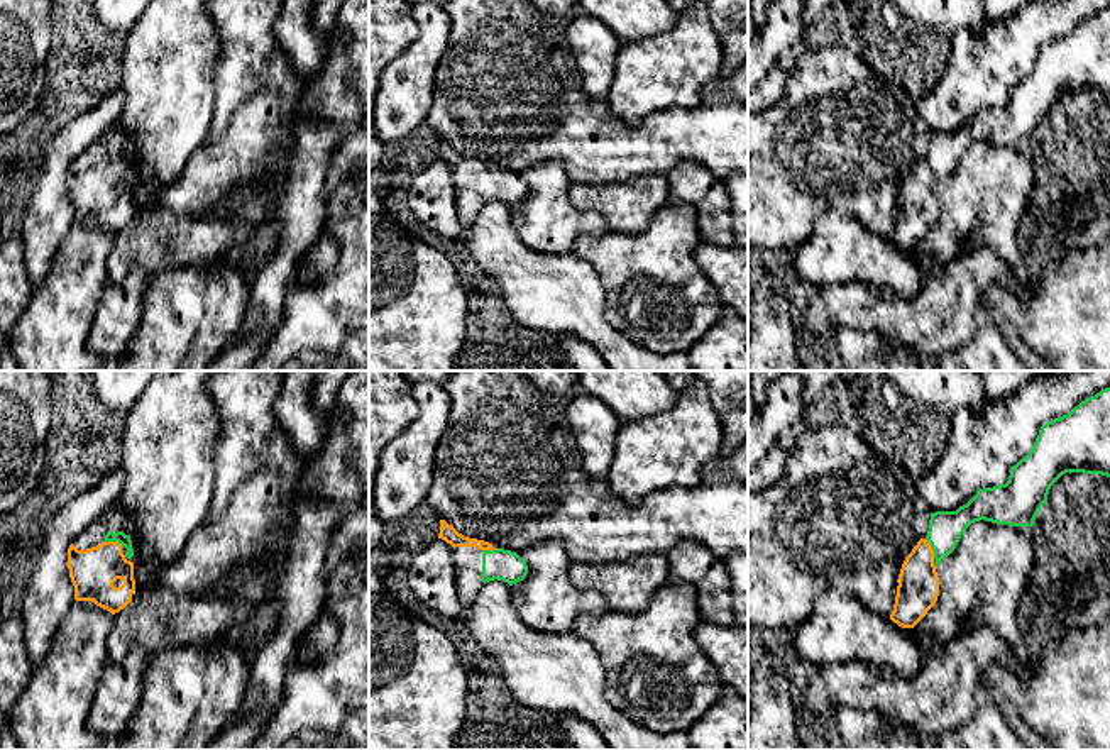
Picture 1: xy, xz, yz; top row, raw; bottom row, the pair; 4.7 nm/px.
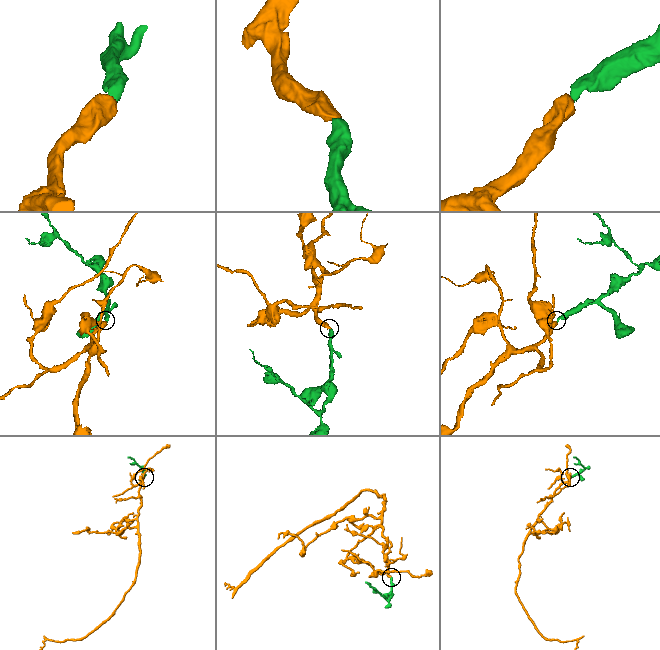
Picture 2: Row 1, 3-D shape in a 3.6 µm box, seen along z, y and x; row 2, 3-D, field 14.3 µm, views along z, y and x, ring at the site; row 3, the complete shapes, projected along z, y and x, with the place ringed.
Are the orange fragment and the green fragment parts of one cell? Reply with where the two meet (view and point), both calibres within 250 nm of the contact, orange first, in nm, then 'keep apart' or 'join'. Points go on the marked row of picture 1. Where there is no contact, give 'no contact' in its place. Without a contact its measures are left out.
yz (931, 549) | 200/160 nm | join

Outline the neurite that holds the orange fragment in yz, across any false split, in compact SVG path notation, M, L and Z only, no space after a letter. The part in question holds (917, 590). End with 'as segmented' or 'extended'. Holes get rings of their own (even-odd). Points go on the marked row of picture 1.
M1110 388L1042 425L1032 450L1012 466L1005 484L978 489L956 511L931 513L927 535L902 564L890 620L914 628L927 615L939 596L936 567L971 523L1032 527L1051 486L1066 472L1110 477Z | extended

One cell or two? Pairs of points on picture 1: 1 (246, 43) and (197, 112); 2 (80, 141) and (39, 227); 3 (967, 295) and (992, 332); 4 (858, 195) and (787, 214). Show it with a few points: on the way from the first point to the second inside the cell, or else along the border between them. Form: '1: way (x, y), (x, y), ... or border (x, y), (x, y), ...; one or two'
1: border (220, 49), (214, 77), (214, 117), (208, 127); two
2: way (58, 161), (51, 168), (49, 205); one
3: border (983, 314), (977, 334), (958, 347); two
4: way (841, 195), (804, 198); one

